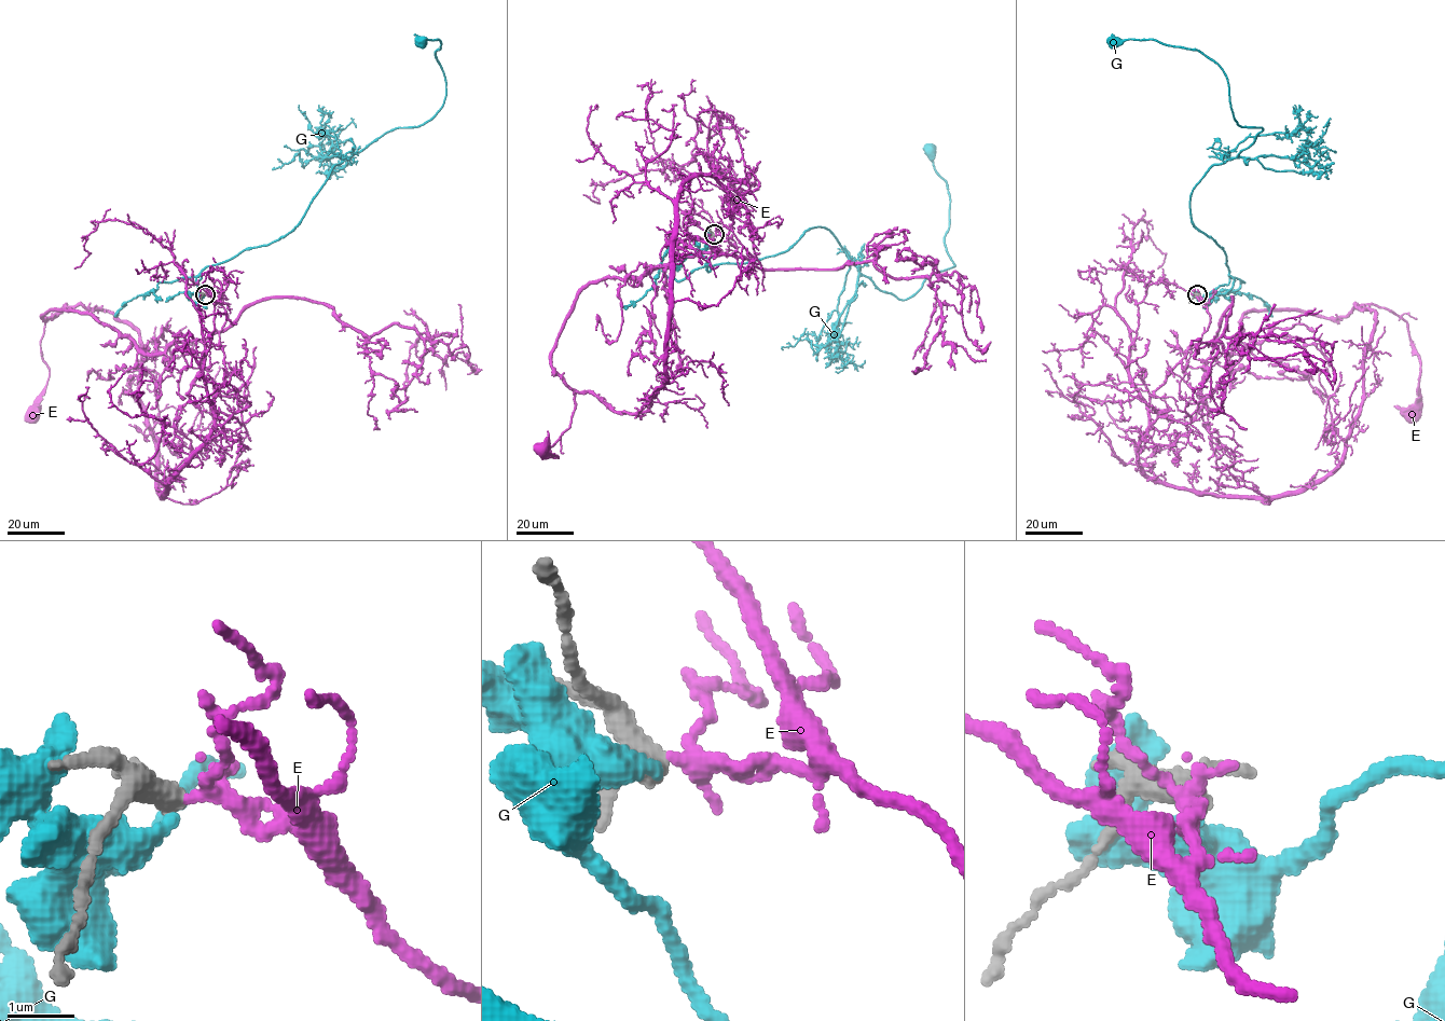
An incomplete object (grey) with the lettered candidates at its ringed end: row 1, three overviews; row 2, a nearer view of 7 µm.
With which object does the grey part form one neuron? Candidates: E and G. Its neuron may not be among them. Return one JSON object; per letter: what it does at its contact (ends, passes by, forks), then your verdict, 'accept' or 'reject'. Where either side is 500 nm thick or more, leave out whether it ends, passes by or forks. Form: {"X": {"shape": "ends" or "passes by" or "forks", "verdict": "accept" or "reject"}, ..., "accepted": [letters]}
{"E": {"shape": "passes by", "verdict": "accept"}, "G": {"shape": "ends", "verdict": "reject"}, "accepted": ["E"]}

